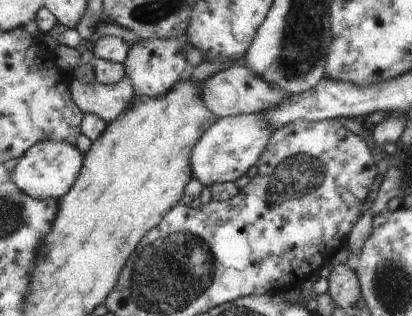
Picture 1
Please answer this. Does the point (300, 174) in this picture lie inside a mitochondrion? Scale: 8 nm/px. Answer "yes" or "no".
yes

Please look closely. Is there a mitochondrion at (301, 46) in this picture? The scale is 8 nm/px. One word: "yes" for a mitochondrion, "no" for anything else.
yes

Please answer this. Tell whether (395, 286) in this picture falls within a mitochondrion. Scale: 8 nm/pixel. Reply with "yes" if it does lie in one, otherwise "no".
yes

